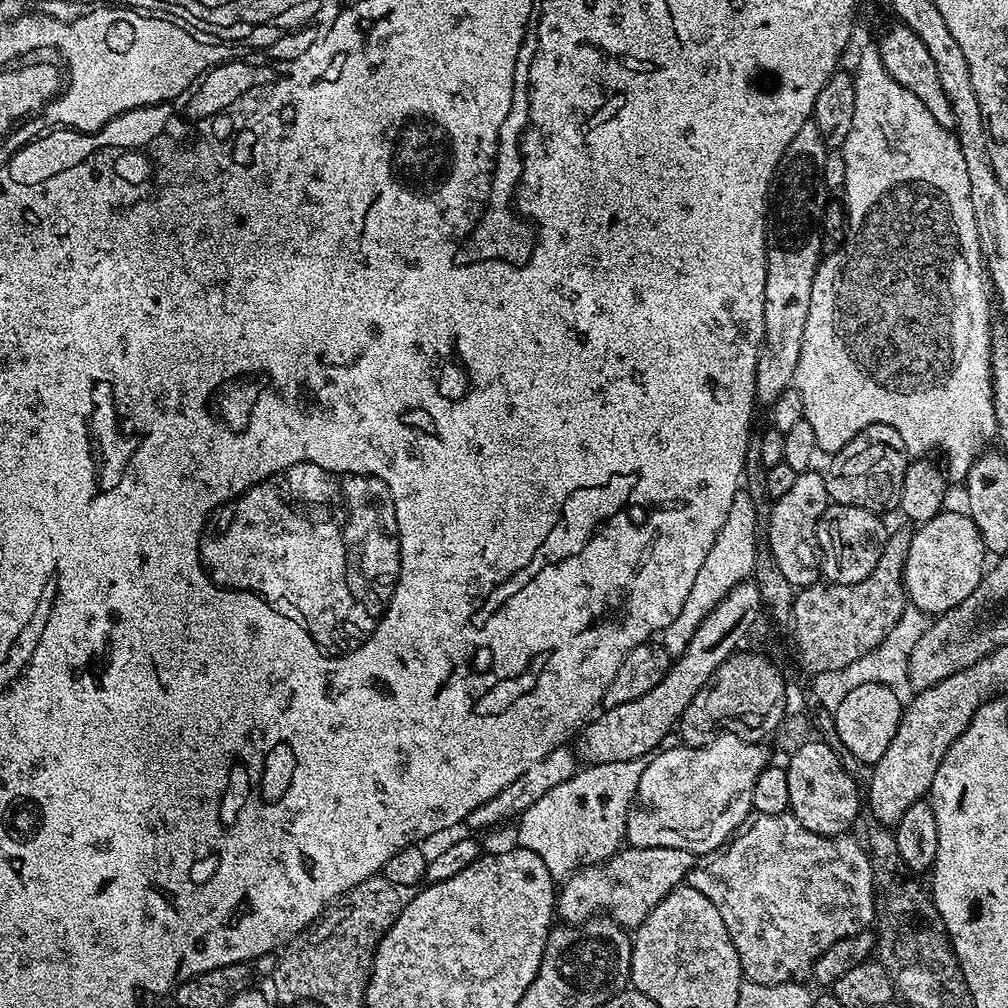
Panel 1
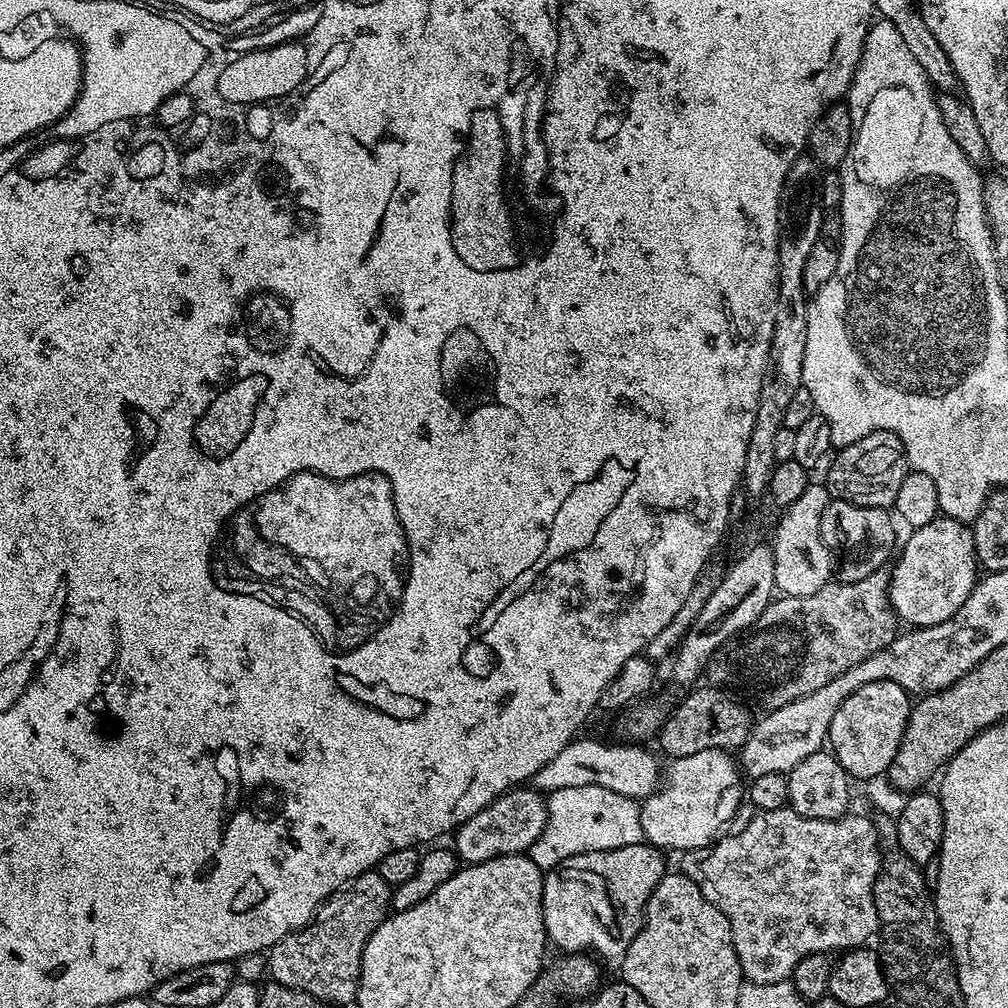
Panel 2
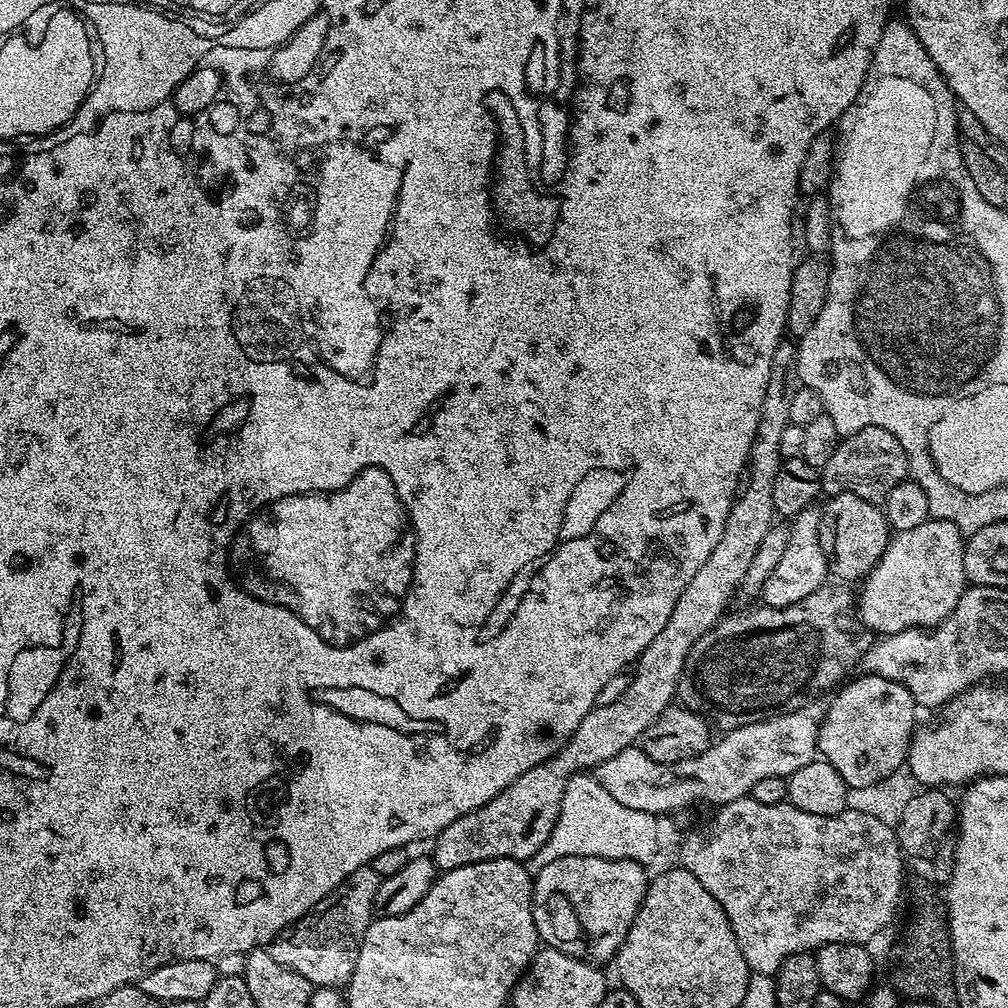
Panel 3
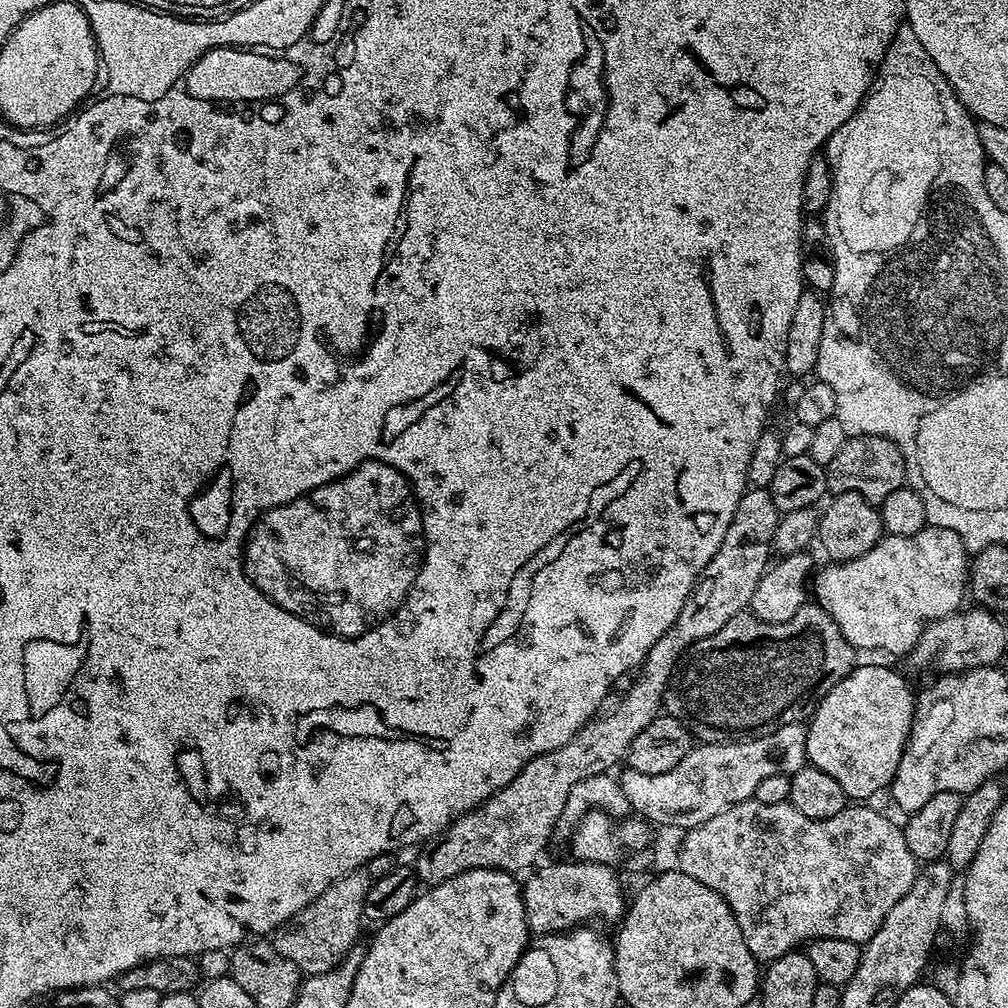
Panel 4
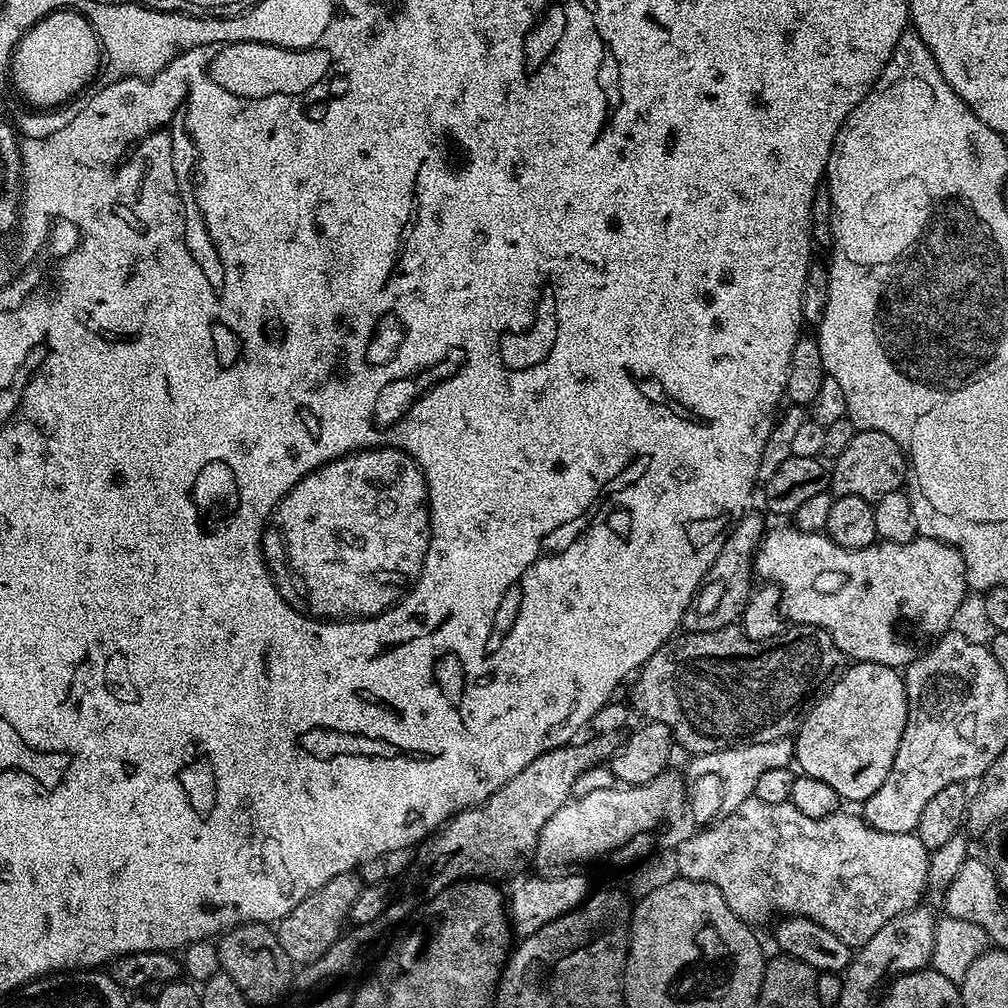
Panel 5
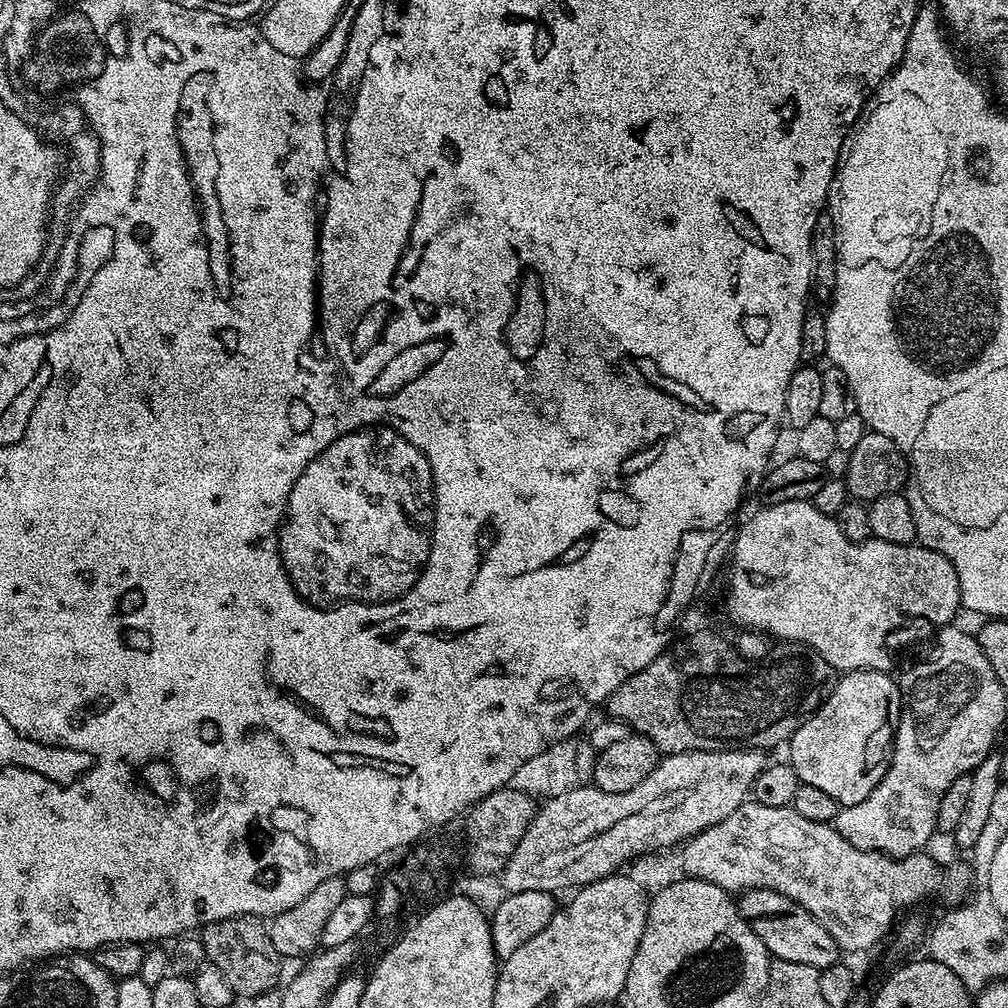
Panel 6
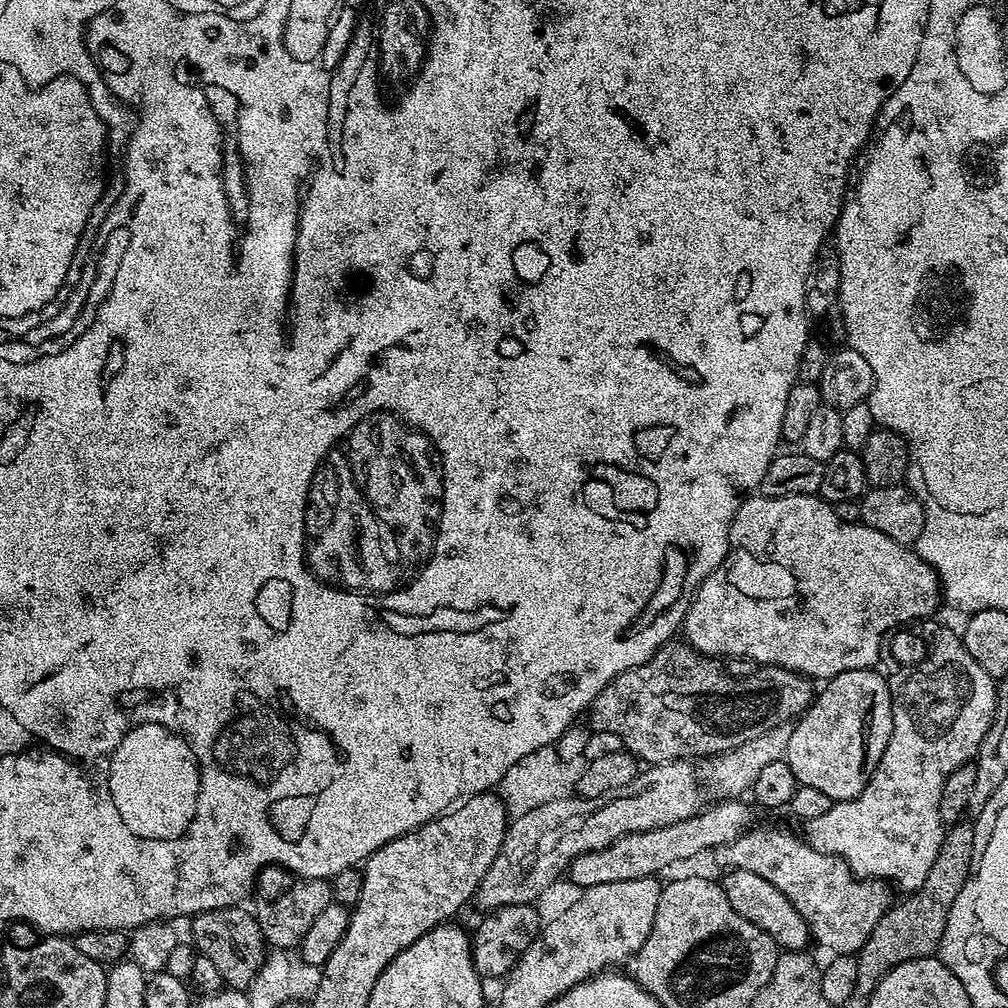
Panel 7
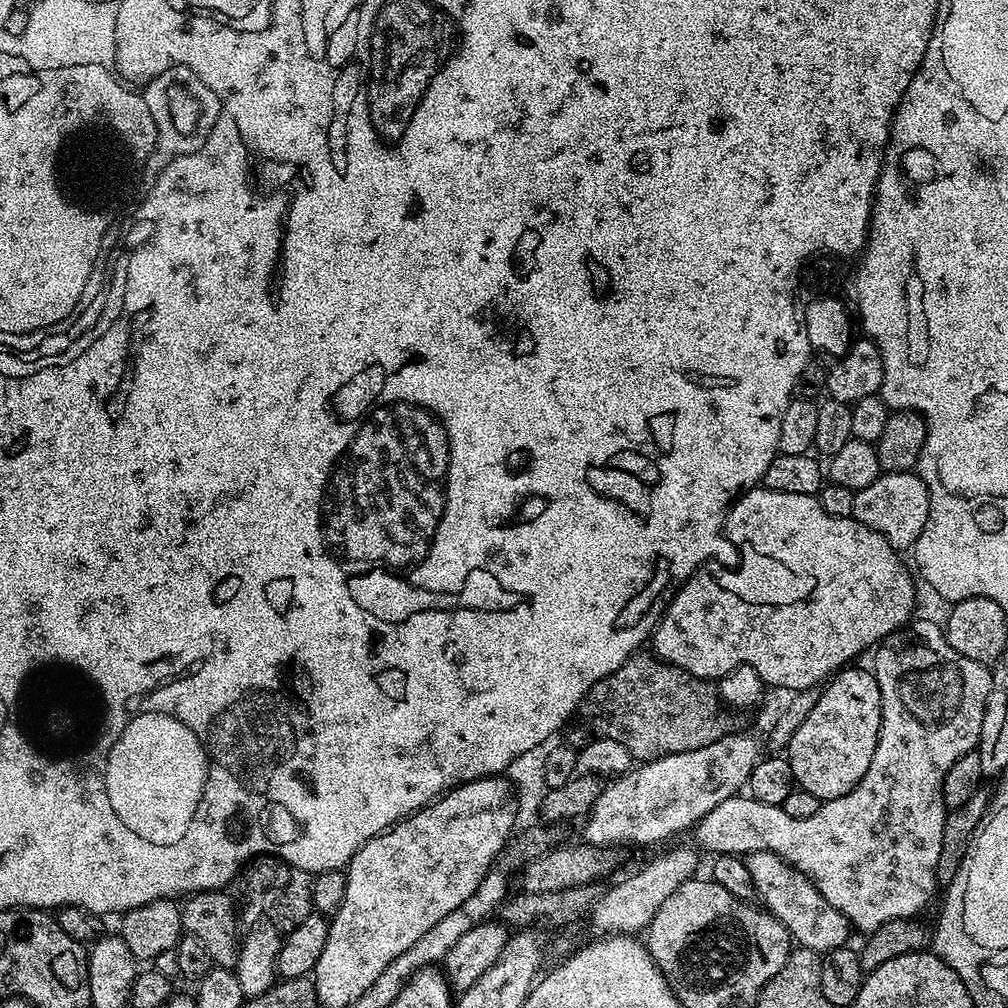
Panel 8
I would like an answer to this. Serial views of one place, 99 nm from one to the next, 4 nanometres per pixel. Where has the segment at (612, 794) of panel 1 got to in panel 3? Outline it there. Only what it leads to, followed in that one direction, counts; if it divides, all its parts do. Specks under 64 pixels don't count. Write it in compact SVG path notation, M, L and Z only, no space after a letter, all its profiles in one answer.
M595 775L571 776L562 794L558 822L554 822L550 838L546 838L544 845L526 861L526 867L535 874L542 870L542 866L550 866L550 862L571 856L633 860L645 866L651 865L651 860L660 852L660 824L656 820L659 819L651 812L630 810L630 806L622 806L622 802L616 801L598 783Z

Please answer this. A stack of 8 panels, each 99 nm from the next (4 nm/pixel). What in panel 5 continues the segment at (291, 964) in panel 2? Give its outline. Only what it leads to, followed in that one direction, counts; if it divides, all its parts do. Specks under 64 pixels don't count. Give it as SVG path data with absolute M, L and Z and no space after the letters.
M356 872L338 874L338 878L330 878L330 882L314 890L314 894L302 898L302 902L298 902L298 906L294 906L290 914L278 921L274 928L276 937L293 965L303 966L314 962L322 958L322 954L326 954L330 946L334 946L349 923L350 906L354 906L354 898L358 898L361 887L360 877Z

